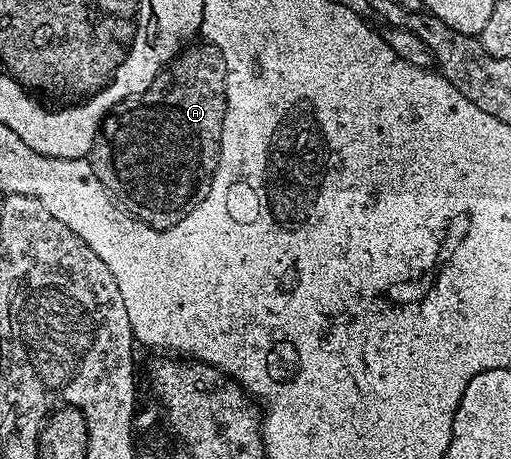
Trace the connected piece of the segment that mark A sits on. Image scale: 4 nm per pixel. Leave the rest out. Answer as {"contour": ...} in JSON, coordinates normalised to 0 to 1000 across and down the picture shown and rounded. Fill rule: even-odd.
{"contour":[[[376,92],[319,150],[292,196],[231,227],[202,264],[198,303],[174,333],[178,366],[243,462],[299,497],[346,492],[346,484],[354,484],[354,475],[372,466],[409,423],[409,405],[429,359],[429,312],[442,246],[440,126],[425,100]]]}

